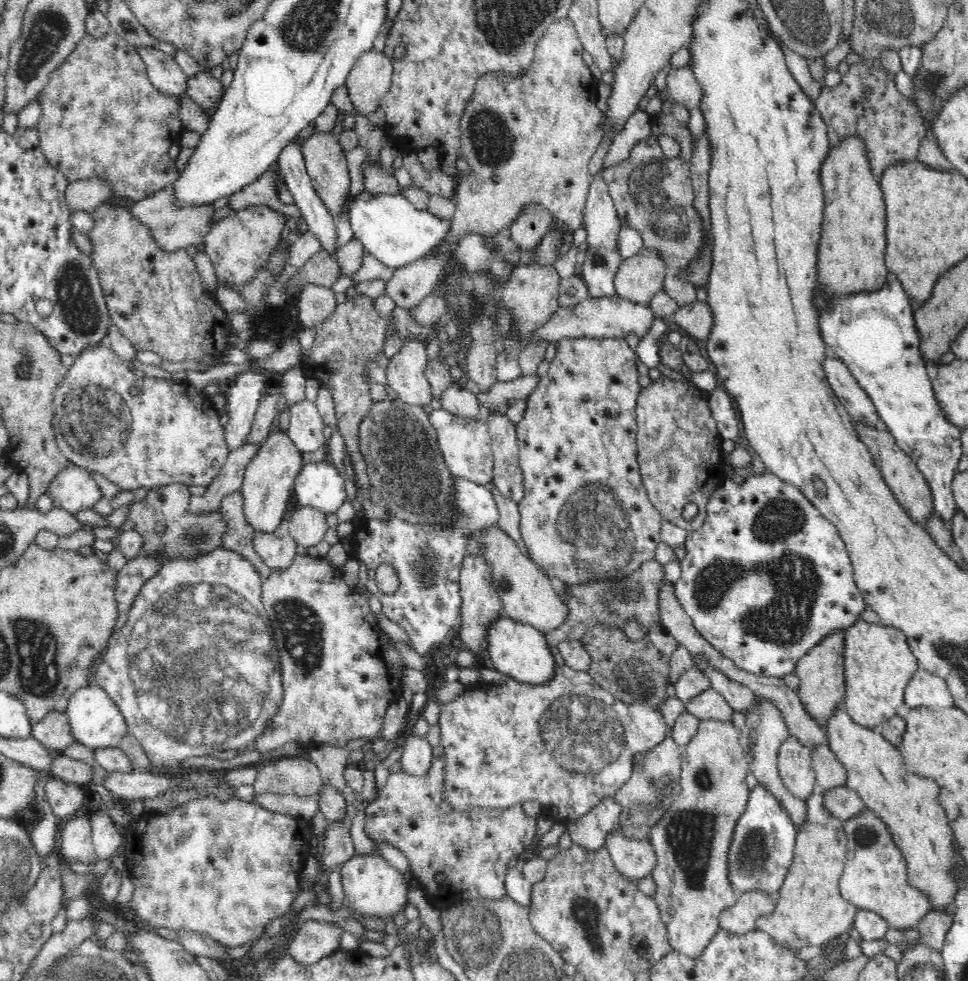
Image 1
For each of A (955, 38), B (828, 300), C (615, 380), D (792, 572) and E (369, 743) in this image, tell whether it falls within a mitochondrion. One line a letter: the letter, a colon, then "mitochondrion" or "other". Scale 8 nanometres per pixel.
A: other
B: other
C: other
D: mitochondrion
E: other

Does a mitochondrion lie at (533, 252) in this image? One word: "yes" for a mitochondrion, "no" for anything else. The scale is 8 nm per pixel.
no

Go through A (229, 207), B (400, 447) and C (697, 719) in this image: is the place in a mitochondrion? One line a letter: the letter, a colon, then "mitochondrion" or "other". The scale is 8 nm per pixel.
A: other
B: mitochondrion
C: other

